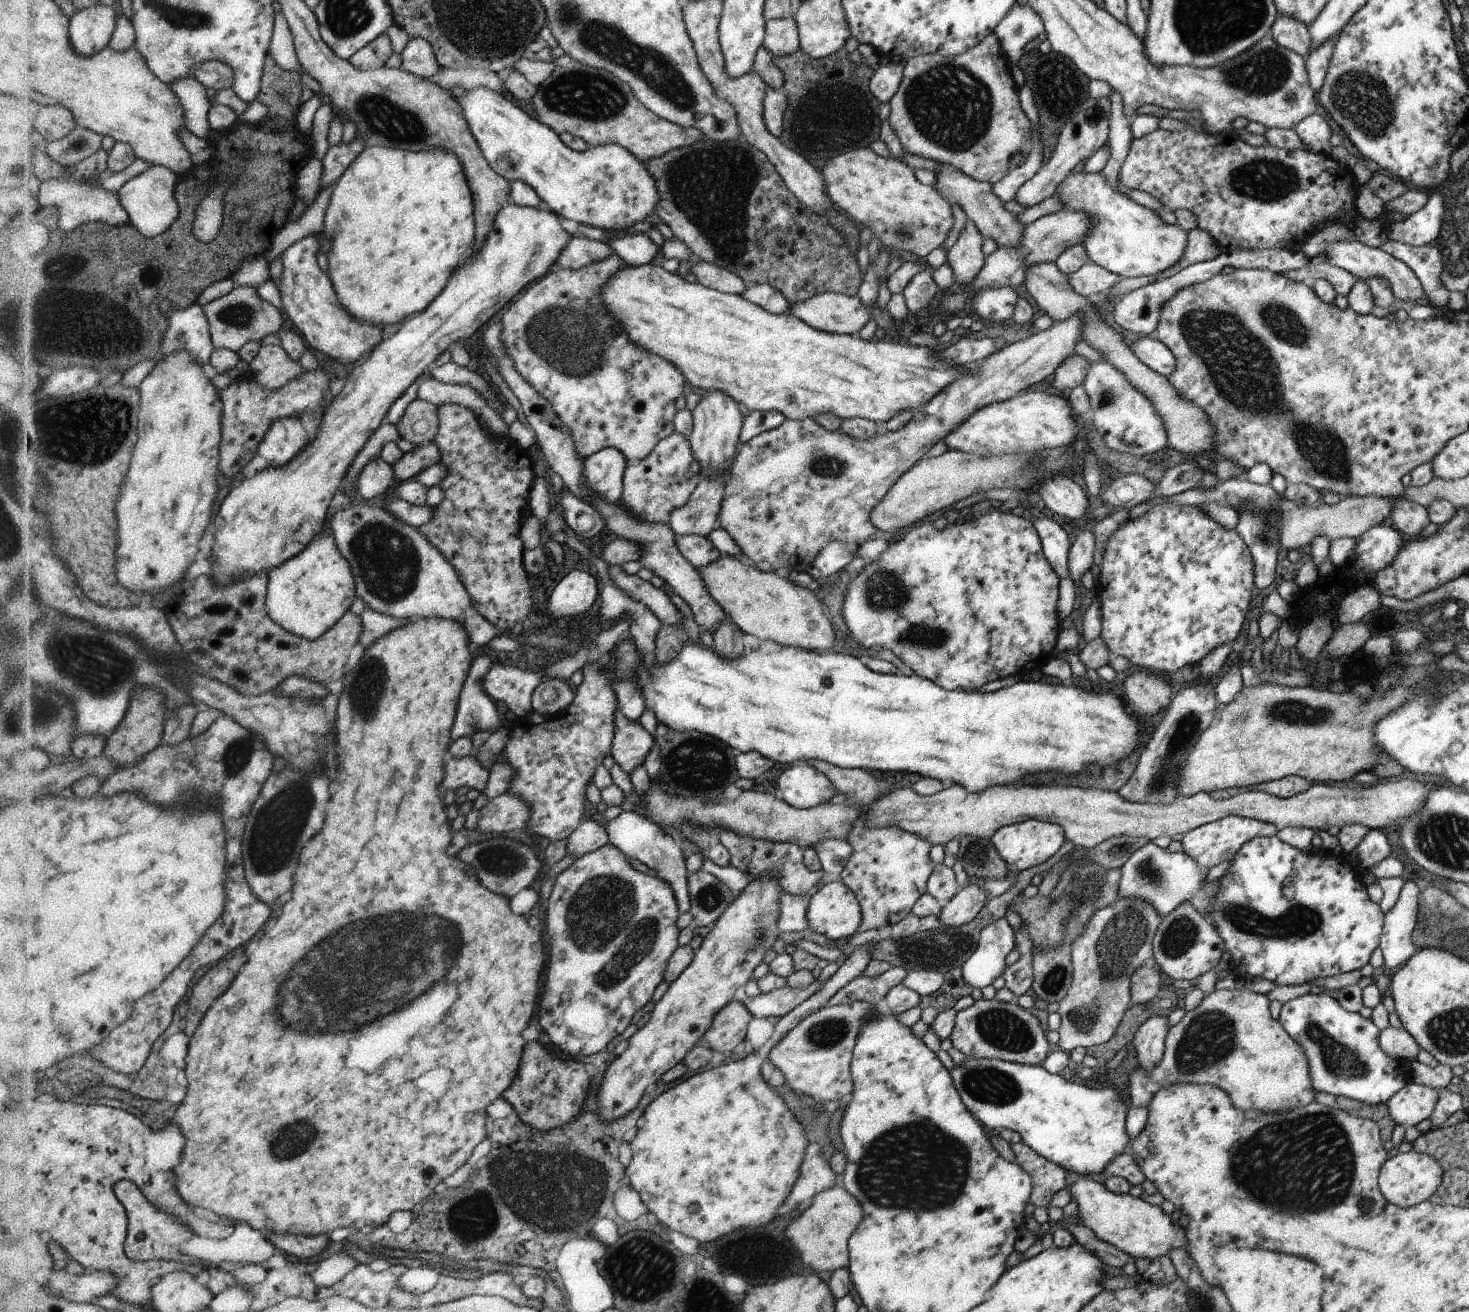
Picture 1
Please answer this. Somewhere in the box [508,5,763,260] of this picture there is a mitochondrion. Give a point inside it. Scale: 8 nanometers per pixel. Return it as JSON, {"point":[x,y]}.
{"point":[581,94]}

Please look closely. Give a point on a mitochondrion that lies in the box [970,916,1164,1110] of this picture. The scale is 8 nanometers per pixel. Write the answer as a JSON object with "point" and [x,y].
{"point":[1007,1031]}

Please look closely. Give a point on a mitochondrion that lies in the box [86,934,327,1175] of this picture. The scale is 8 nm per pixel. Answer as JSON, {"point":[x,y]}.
{"point":[296,1141]}

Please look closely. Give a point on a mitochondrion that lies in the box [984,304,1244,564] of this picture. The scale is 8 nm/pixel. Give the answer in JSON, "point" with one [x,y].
{"point":[1106,395]}

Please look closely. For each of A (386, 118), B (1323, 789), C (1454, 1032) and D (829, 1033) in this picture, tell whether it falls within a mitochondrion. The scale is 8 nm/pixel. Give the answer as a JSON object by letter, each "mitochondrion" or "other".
{"A":"mitochondrion","B":"other","C":"mitochondrion","D":"mitochondrion"}

